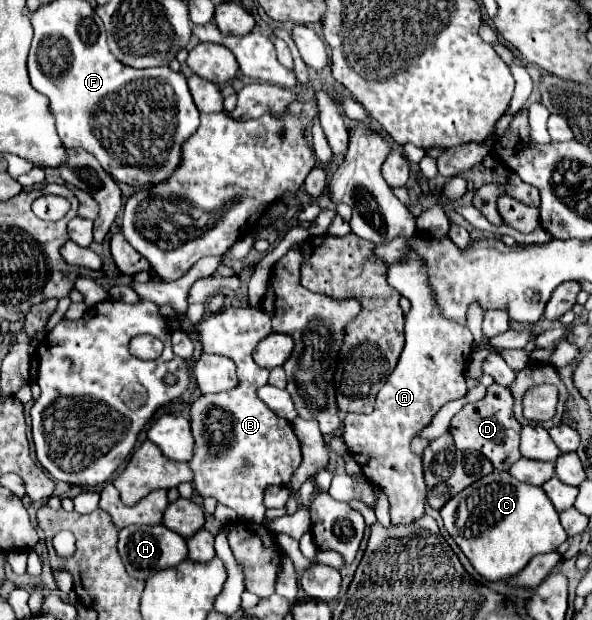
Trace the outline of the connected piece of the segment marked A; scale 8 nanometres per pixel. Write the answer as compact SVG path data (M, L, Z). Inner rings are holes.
M408 248L406 256L388 268L388 284L412 302L406 314L406 346L394 372L378 392L374 412L368 416L346 414L342 438L366 480L386 492L392 526L410 526L424 516L426 504L422 458L410 450L410 440L432 422L434 414L446 402L462 398L468 392L464 374L474 350L474 338L466 326L442 316L432 296L434 290L428 286L426 264L416 250Z

